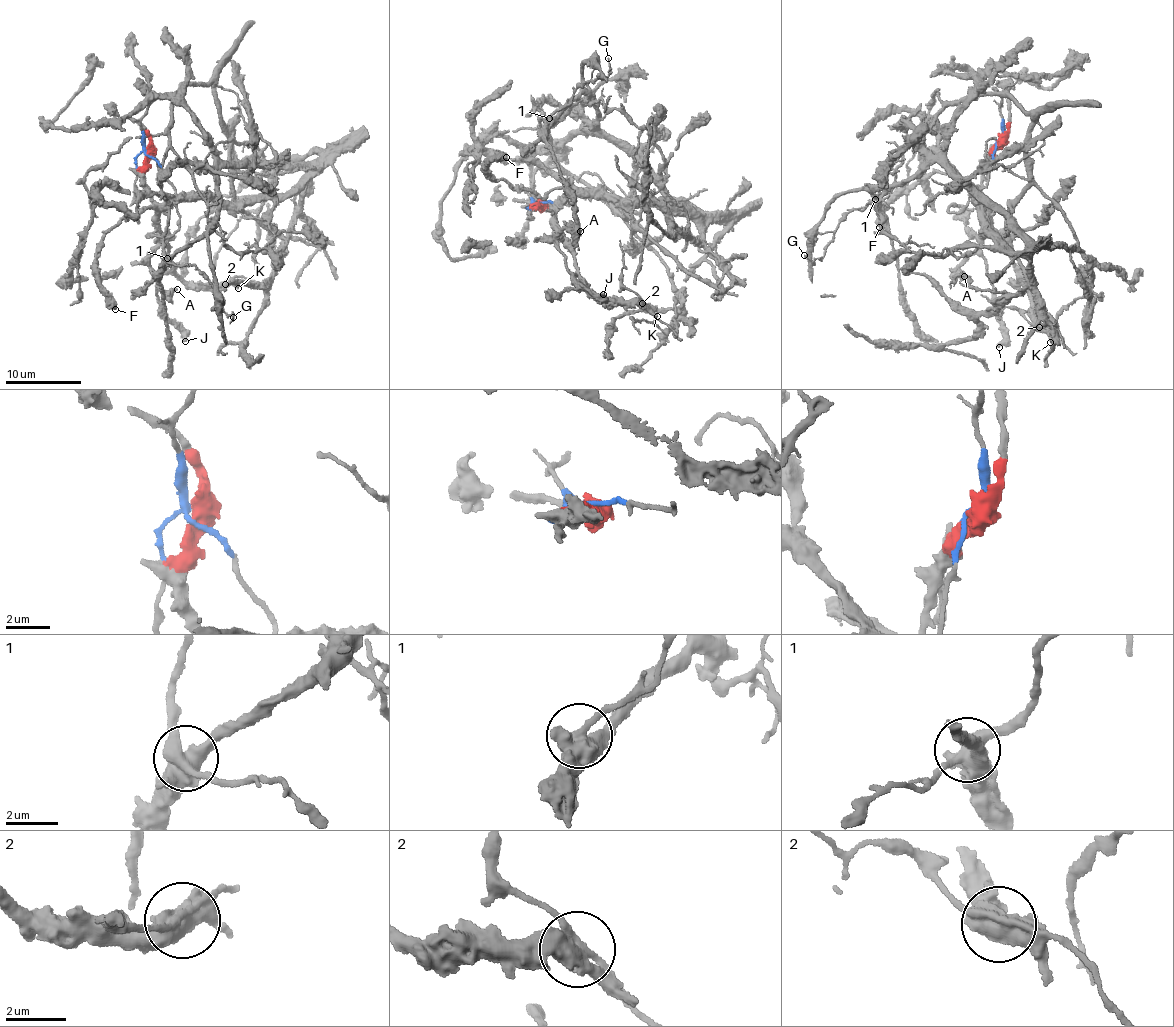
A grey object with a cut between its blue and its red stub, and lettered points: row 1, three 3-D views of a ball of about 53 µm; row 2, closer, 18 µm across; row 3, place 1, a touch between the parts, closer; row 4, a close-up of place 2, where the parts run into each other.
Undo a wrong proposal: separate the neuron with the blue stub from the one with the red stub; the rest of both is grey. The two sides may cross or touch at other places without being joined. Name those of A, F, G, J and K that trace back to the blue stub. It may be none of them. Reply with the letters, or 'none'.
G

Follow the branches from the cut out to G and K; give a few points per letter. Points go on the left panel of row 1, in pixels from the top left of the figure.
G: (146, 151), (140, 118), (169, 94), (160, 176), (165, 252), (200, 271), (232, 317)
K: (148, 151), (146, 179), (159, 241), (168, 247), (170, 268), (189, 284), (228, 283), (238, 288)

